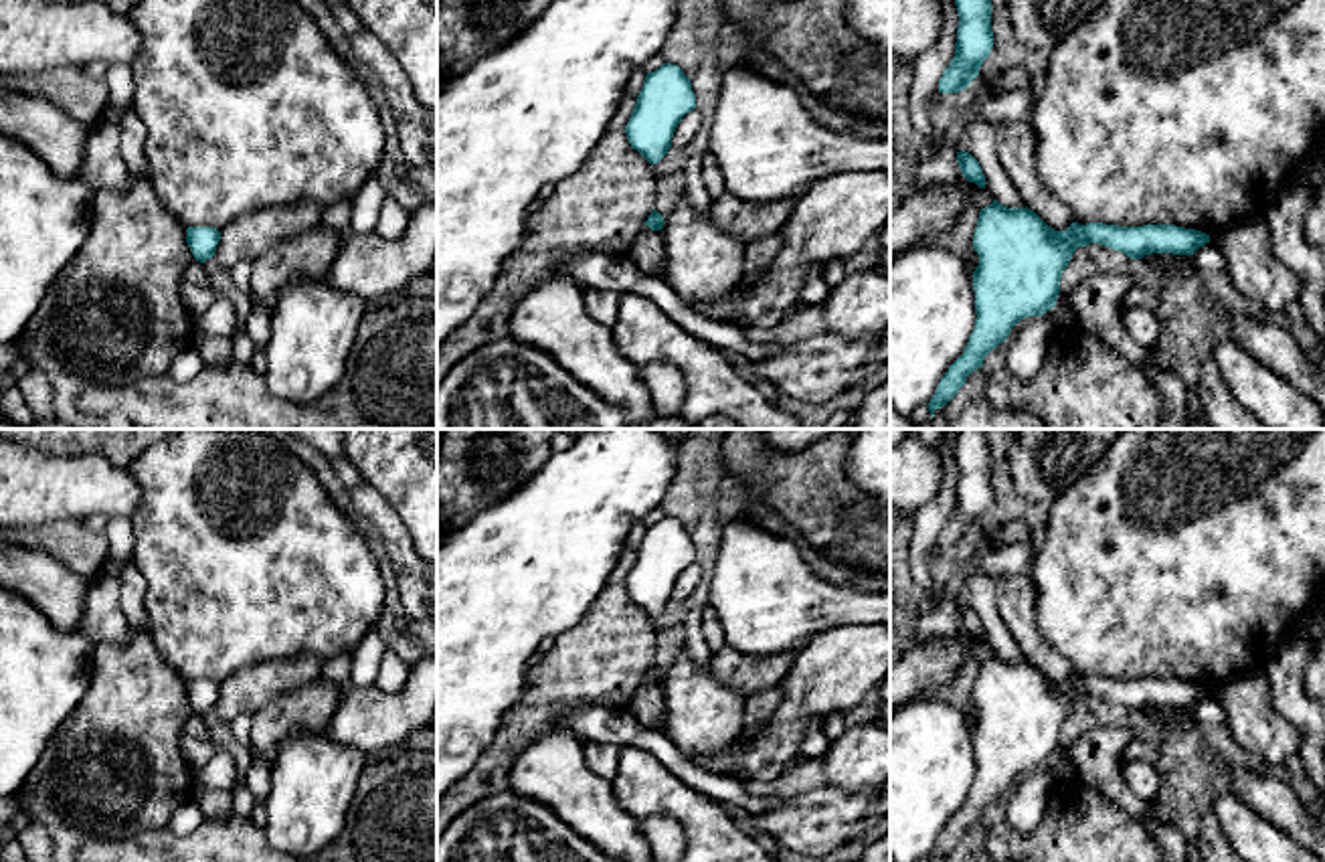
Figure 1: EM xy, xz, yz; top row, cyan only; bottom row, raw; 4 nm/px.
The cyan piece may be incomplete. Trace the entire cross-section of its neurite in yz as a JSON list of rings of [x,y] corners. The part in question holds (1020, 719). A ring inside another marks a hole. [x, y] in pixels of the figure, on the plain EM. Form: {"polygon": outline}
{"polygon": [[[993,654],[979,664],[973,688],[979,708],[973,724],[975,781],[963,807],[941,832],[929,862],[945,860],[1020,773],[1056,759],[1062,724],[1074,704],[1090,696],[1143,712],[1153,706],[1194,708],[1210,696],[1210,688],[1175,678],[1105,676],[1072,676],[1066,684],[1054,684],[1028,660],[1007,662]]]}

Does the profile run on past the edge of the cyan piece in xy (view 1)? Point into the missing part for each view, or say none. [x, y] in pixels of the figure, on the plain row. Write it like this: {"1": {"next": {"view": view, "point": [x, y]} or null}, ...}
{"1": {"next": null}}

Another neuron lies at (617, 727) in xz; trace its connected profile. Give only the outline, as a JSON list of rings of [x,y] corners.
[[[564,706],[560,708],[560,718],[585,743],[635,747],[651,753],[686,785],[726,805],[738,822],[746,815],[767,813],[783,801],[748,795],[744,781],[738,777],[692,765],[664,730],[643,728],[625,708]]]

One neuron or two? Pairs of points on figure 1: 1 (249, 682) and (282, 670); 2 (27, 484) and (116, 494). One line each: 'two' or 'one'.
1: one
2: one

